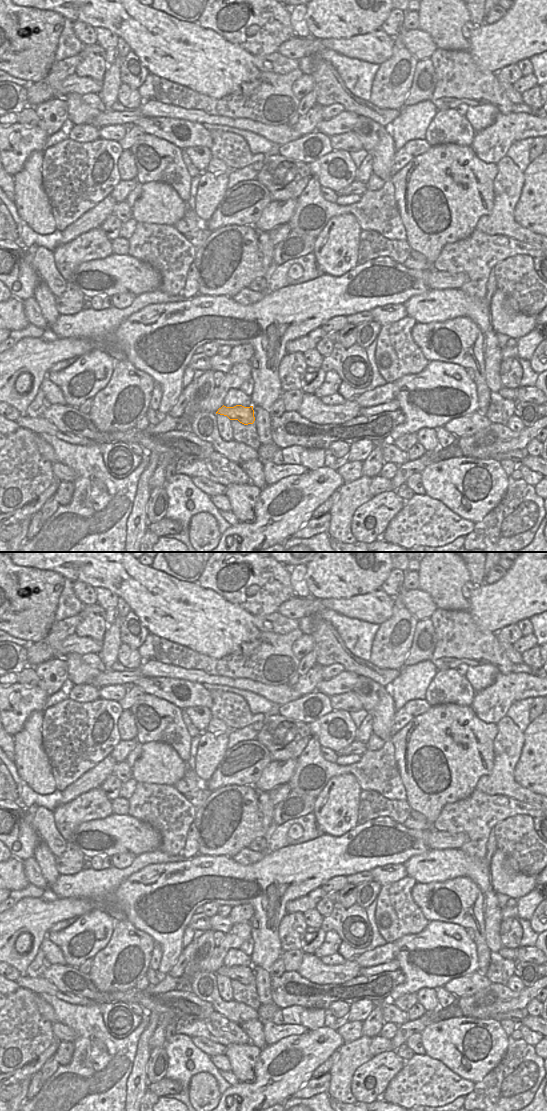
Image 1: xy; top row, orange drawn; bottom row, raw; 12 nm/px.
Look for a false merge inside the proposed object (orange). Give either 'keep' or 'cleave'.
keep

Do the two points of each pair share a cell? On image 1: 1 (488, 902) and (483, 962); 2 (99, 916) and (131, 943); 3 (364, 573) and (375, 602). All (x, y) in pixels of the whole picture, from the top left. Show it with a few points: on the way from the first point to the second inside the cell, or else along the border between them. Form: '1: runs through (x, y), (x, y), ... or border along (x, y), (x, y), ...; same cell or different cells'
1: border along (482, 912), (485, 943), (491, 951); different cells
2: border along (114, 921), (111, 937), (102, 949); different cells
3: border along (380, 588), (363, 594), (353, 595), (349, 598); different cells

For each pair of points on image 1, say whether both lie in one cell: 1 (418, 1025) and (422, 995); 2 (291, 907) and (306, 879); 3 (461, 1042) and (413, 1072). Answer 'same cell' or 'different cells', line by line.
1: different cells
2: different cells
3: different cells

